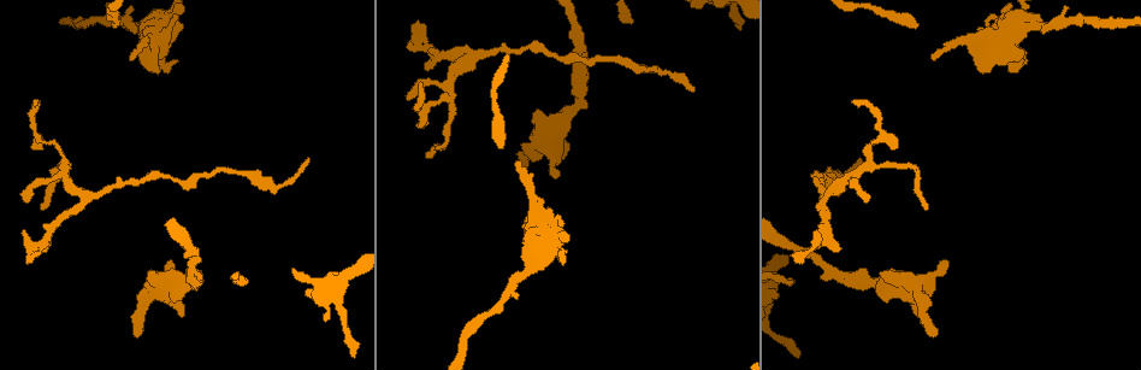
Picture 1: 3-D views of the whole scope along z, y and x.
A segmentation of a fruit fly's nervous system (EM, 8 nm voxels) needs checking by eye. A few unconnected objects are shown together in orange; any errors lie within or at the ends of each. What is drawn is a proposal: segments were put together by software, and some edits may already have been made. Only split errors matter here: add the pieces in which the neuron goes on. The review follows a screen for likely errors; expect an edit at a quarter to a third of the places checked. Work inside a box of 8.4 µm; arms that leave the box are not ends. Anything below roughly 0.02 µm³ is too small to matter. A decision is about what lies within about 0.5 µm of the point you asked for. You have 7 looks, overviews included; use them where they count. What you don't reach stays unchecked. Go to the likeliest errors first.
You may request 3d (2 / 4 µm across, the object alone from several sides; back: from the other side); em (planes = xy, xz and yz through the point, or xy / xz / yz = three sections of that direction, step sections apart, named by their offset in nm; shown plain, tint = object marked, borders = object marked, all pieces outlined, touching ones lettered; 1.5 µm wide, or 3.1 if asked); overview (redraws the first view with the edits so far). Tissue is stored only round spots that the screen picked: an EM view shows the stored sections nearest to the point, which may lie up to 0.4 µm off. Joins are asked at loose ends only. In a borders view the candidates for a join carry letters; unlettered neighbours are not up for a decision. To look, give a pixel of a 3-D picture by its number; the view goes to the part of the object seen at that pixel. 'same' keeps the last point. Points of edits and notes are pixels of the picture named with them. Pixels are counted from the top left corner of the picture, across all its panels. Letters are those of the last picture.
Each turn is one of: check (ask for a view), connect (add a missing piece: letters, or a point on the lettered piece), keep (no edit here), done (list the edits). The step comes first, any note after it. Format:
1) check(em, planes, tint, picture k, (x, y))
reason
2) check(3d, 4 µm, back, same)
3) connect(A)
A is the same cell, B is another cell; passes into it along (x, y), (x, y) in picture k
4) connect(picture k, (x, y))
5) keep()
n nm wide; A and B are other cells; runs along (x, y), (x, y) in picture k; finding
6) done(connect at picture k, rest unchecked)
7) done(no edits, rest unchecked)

check(3d, 4 µm, picture 1, (526, 163))
an open end

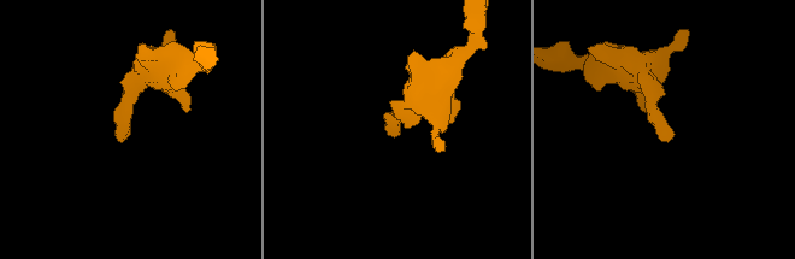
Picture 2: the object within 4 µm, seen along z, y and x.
check(em, yz, step 8, tint, picture 2, (668, 142))
now the EM

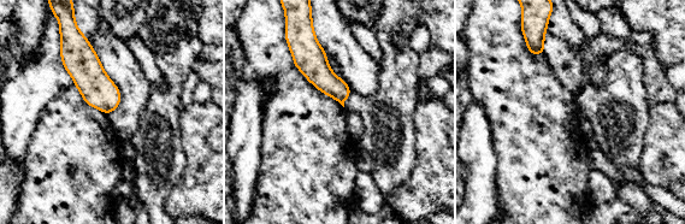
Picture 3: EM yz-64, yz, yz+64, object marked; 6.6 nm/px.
check(em, planes, borders, same)
cut it another way

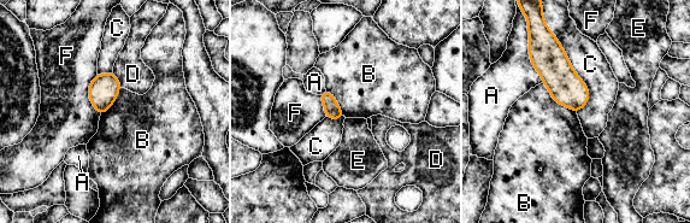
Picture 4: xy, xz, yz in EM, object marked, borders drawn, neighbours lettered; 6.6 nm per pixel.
keep()
C touches over 550 nm; A, B, C, D, E and F are other cells; border along (542, 82), (558, 103), (576, 112) in picture 4; none of them fits

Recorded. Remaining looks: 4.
check(3d, 4 µm, picture 1, (881, 273))
thick end

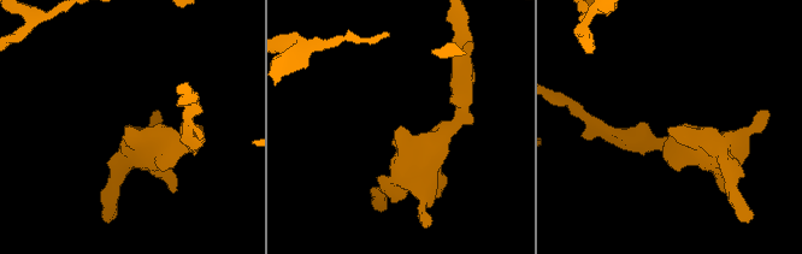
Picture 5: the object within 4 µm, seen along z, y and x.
check(em, planes, borders, picture 5, (398, 128))
need the tissue

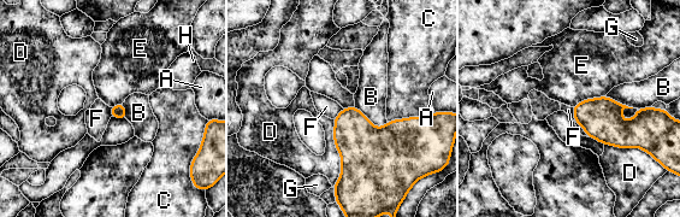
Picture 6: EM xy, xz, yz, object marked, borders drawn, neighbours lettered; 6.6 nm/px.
keep()
D touches over 440 nm; A, B, C, D, E, F, G and H are other cells; no lettered piece goes on from it

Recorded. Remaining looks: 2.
check(em, xy, step 4, borders, picture 1, (851, 103))
an open end

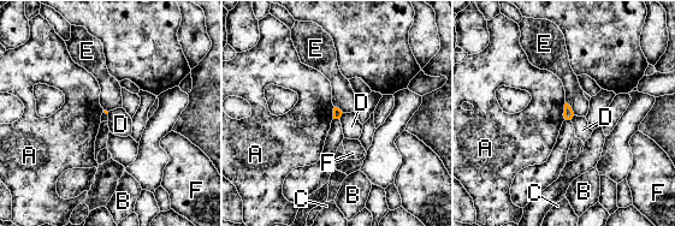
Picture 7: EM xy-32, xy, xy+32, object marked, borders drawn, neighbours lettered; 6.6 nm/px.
check(em, planes, borders, same)

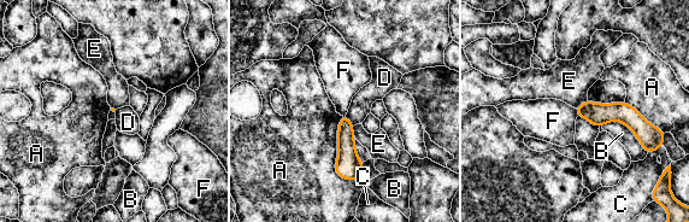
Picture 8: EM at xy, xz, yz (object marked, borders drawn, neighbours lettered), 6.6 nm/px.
keep()
A, B, C, D, E and F are other cells; border along (575, 109), (578, 115) in picture 8; no lettered piece goes on from it

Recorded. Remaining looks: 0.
done(no edits, rest unchecked)

